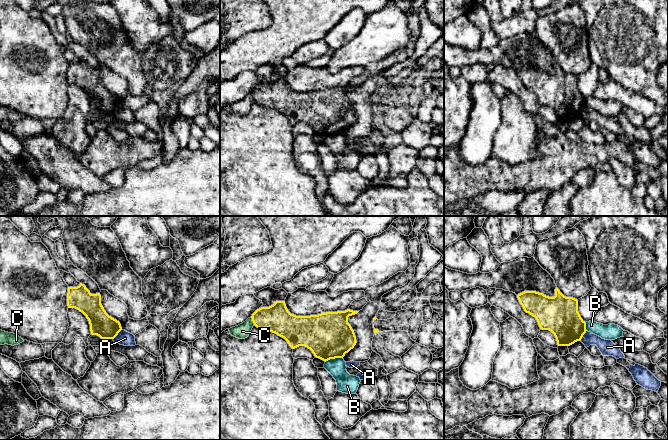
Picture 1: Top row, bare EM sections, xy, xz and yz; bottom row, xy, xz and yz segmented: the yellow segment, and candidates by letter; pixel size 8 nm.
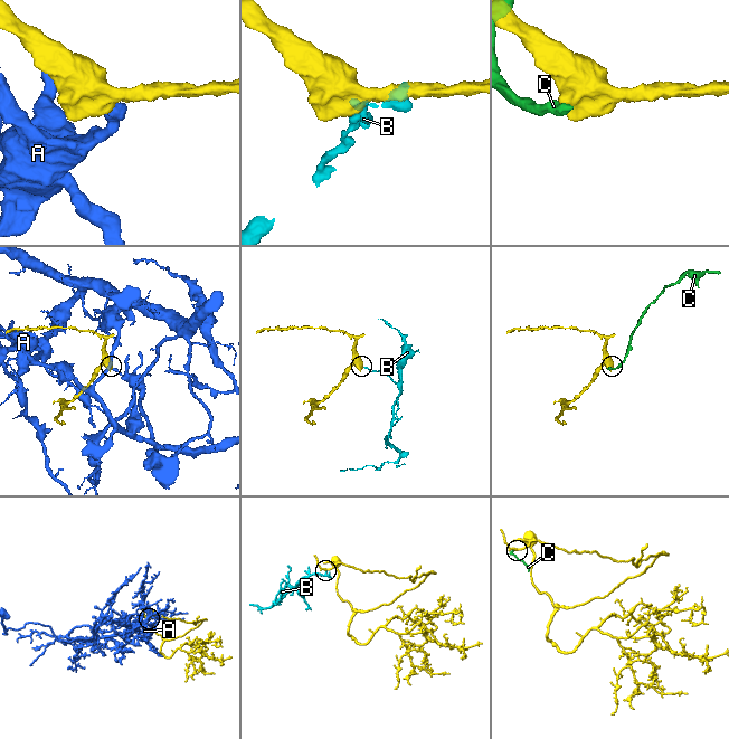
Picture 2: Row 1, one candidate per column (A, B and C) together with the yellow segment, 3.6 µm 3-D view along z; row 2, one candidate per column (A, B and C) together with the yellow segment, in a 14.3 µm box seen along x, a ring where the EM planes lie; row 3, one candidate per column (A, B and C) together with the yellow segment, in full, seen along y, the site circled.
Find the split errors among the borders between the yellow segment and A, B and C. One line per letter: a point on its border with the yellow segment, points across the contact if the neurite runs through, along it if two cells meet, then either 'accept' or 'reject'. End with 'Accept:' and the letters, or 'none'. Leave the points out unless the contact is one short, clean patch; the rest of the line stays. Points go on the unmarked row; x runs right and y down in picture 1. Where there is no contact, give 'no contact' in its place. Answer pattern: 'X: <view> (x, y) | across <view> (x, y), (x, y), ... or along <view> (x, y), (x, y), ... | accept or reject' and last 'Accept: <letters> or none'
A: yz (583, 110) | along yz (586, 106), (580, 116) | reject
B: xz (333, 134) | along xz (342, 133), (328, 135), (325, 138) | reject
C: xz (252, 96) | along xz (250, 93), (254, 100) | reject
Accept: none

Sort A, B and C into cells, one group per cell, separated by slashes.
A / B / C

